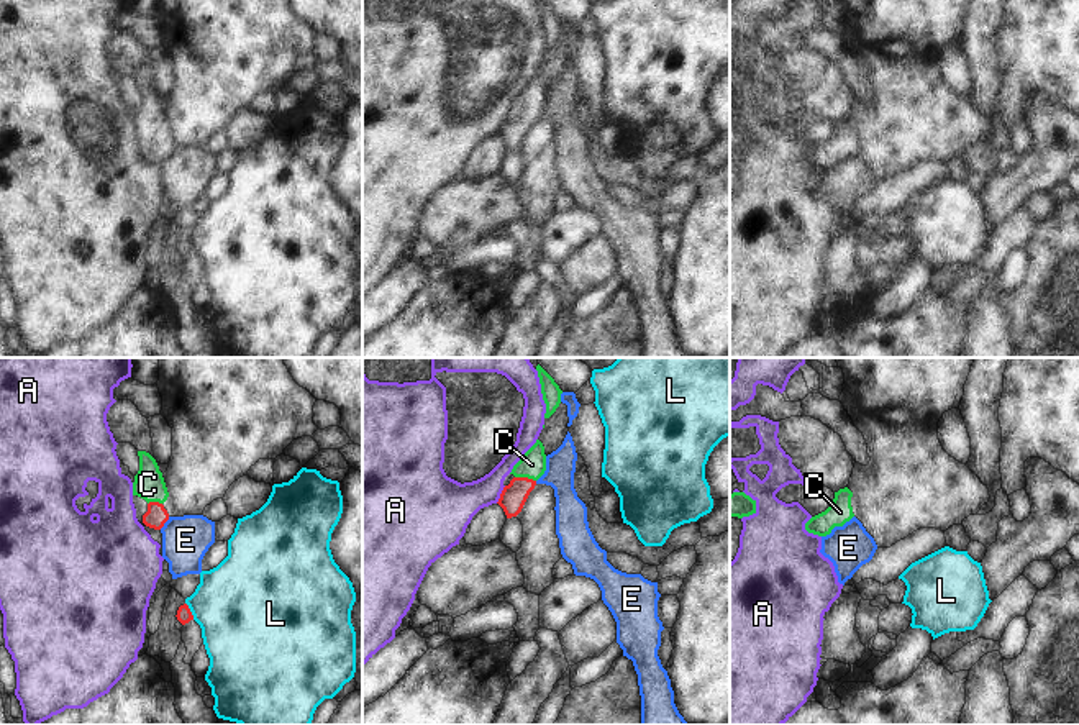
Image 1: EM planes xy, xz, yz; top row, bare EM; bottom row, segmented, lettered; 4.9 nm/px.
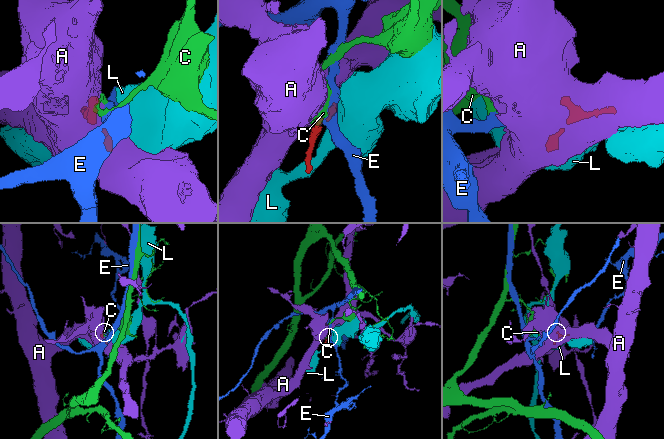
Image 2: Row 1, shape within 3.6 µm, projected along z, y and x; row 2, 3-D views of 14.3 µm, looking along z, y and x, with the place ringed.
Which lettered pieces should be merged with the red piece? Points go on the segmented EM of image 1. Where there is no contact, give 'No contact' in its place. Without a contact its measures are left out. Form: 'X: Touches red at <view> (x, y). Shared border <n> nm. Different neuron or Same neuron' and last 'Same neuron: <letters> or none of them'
A: Touches red at xz (500, 494). Shared border 100 nm. Different neuron
C: Touches red at xz (525, 478). Shared border 110 nm. Same neuron
E: Touches red at xy (164, 522). Shared border 80 nm. Different neuron
L: Touches red at xy (189, 611). Shared border 100 nm. Different neuron
Same neuron: C.

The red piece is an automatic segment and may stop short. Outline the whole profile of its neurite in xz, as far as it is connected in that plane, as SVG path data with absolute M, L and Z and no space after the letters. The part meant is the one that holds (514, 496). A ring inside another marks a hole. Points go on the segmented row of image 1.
M536 440L536 443L513 466L510 474L515 477L503 487L497 502L503 508L507 518L517 517L521 512L530 492L535 489L536 481L544 474L544 471L544 446Z

